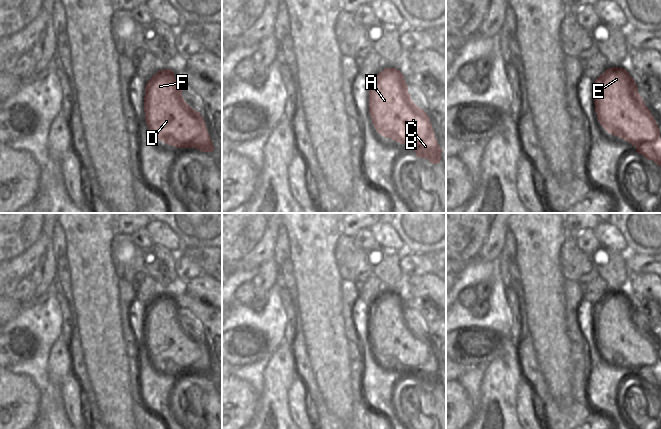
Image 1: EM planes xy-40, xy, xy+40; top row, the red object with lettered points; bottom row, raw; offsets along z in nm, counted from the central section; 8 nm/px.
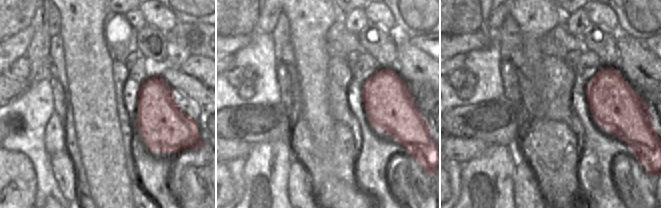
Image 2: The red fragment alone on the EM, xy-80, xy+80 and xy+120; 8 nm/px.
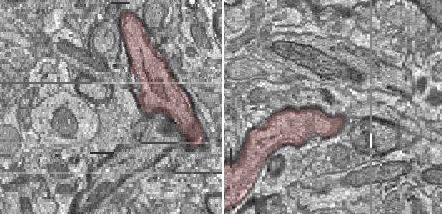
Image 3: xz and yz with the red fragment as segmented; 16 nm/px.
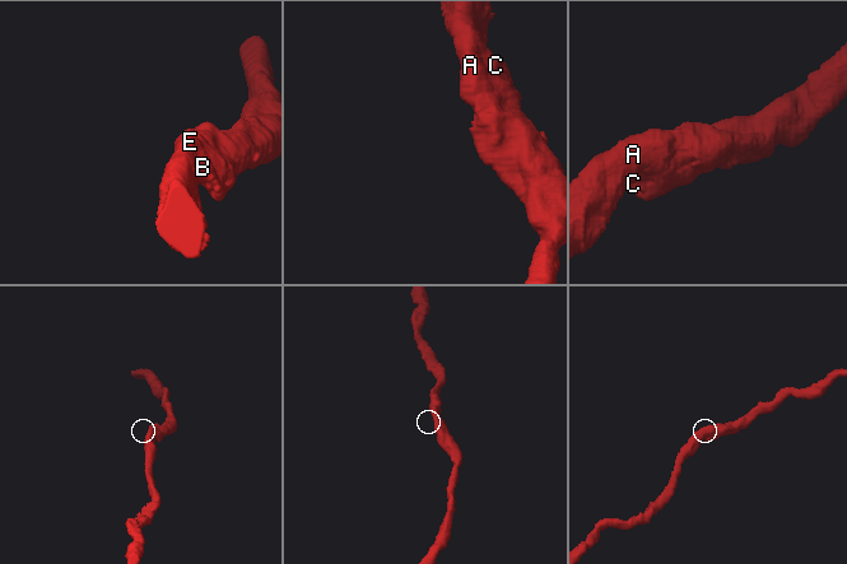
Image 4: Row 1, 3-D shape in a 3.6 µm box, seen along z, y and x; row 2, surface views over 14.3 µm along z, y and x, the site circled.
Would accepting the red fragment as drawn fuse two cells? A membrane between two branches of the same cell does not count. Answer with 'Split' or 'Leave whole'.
Leave whole.

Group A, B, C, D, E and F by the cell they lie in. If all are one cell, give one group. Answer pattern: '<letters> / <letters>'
A B C D E F

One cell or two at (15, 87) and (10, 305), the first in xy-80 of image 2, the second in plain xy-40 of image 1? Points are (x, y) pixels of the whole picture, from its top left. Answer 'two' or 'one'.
one

